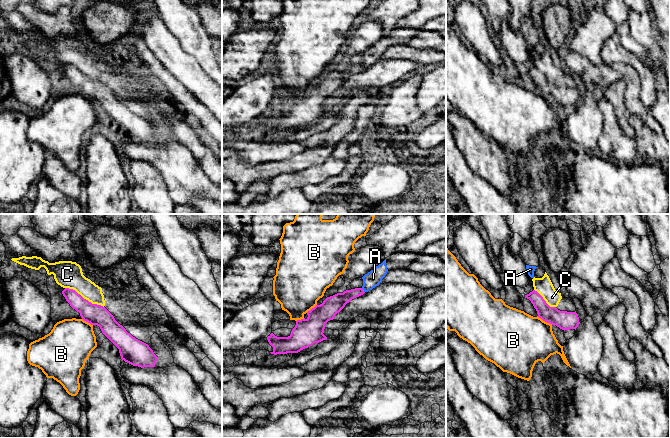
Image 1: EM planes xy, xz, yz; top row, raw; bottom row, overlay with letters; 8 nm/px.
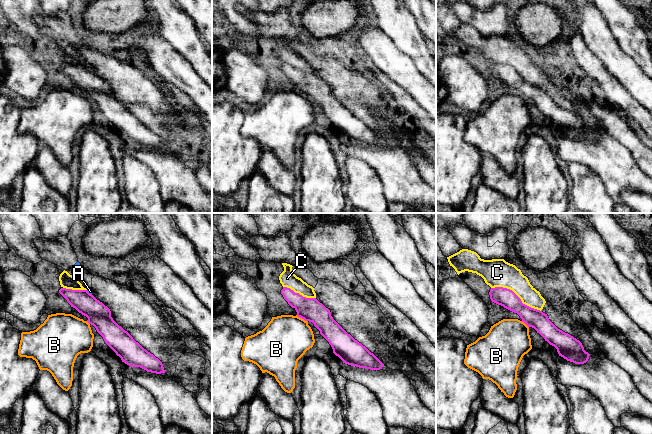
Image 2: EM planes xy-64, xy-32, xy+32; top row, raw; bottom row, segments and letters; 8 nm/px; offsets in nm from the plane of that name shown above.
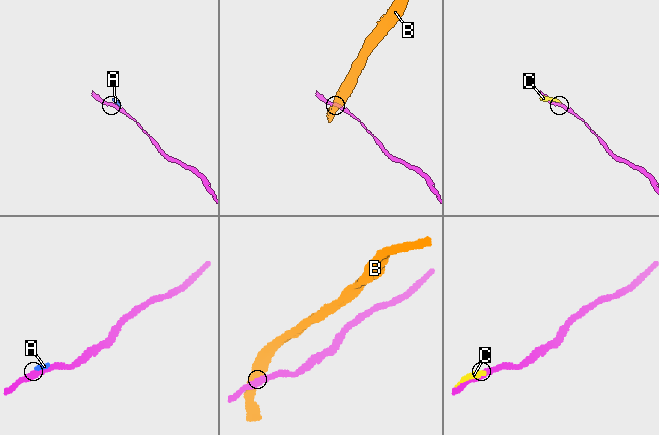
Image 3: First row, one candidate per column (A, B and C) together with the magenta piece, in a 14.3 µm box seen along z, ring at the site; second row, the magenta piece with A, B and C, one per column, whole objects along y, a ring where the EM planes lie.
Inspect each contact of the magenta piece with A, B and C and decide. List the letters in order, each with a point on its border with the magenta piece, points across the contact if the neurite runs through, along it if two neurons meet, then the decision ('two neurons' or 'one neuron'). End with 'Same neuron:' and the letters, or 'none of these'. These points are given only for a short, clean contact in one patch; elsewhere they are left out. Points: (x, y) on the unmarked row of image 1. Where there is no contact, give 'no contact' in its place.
A: meets magenta in xz at (363, 66); two neurons
B: meets magenta in yz at (545, 97); border along yz (537, 92), (552, 100); two neurons
C: meets magenta in xy at (83, 74); two neurons
Same neuron: none of these

